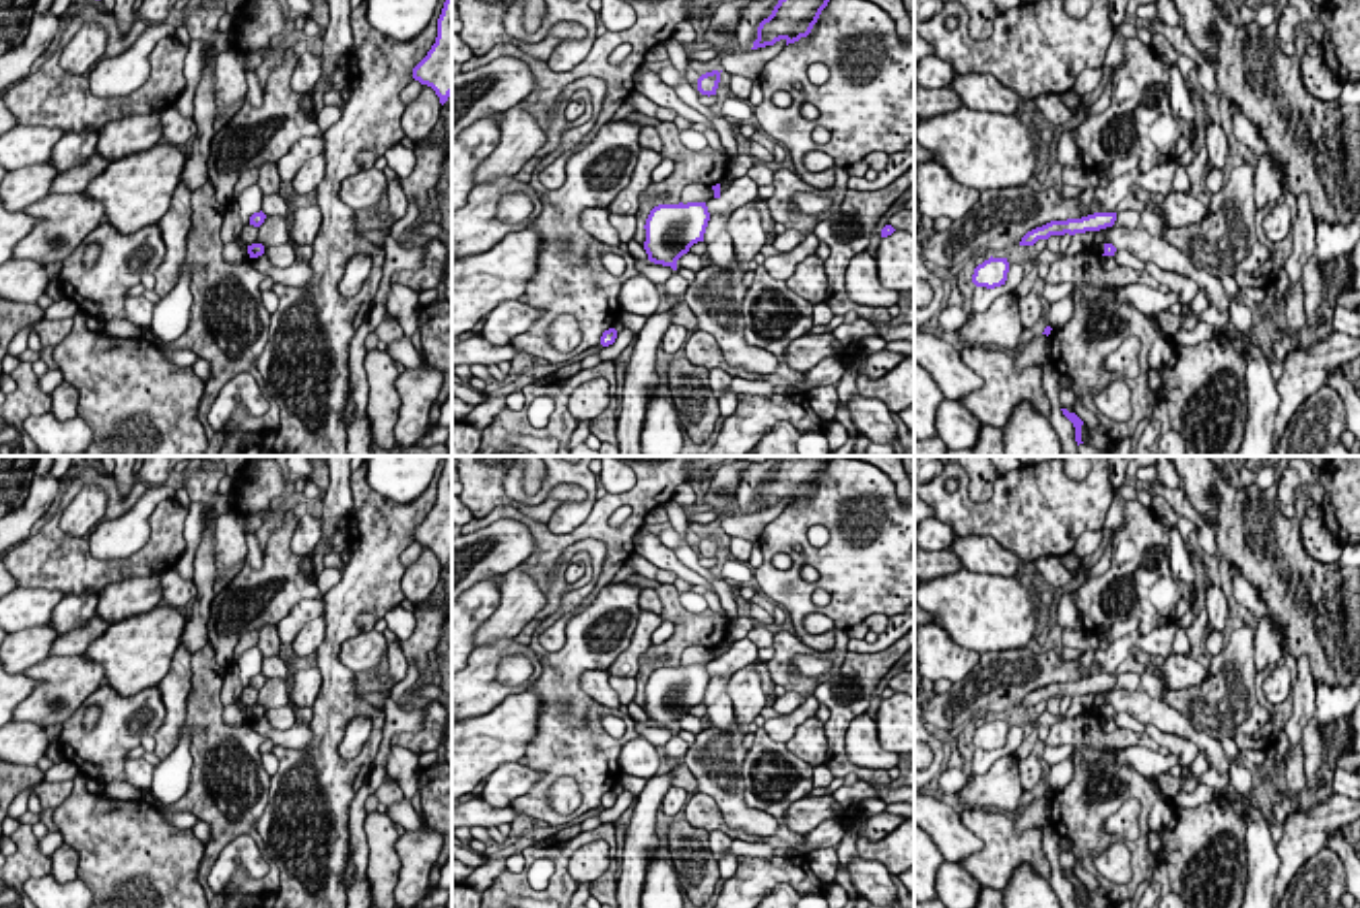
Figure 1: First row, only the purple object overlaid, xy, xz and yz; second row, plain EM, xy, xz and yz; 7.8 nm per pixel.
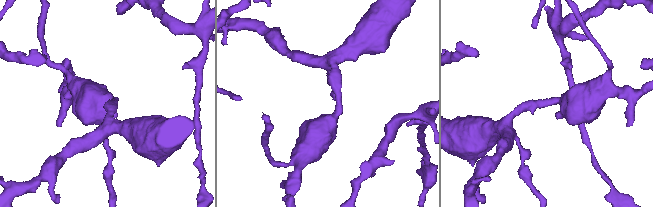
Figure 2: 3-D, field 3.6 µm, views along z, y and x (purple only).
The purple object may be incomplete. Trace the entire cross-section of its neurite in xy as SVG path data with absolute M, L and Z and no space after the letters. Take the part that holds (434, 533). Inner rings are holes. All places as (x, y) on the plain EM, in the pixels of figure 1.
M452 456L444 458L438 481L438 499L427 518L413 530L413 541L427 547L444 568L452 557Z

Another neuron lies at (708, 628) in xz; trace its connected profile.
M660 584L656 594L662 603L660 617L662 621L671 621L675 625L673 636L658 644L650 646L640 656L640 671L636 675L636 695L634 702L644 708L646 704L646 681L650 673L658 667L679 667L681 654L689 646L716 648L726 638L728 615L724 609L712 611L706 609L702 613L687 611L679 601L679 590L675 584Z

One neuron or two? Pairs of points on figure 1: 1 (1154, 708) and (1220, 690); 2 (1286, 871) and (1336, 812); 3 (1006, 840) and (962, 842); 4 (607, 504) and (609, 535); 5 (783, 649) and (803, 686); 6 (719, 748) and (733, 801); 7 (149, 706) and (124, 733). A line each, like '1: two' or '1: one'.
1: two
2: one
3: two
4: one
5: one
6: one
7: one

